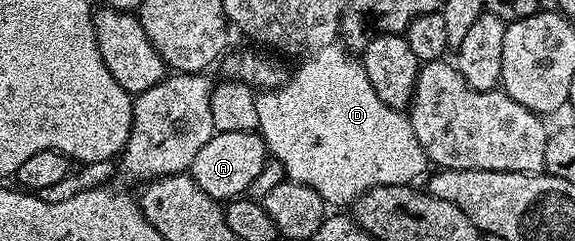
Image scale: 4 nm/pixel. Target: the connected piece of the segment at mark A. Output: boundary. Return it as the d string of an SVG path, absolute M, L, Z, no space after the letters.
M218 131L195 153L195 161L189 166L188 174L211 198L228 201L244 196L249 186L263 173L267 162L267 148L257 131L243 133L223 133Z

